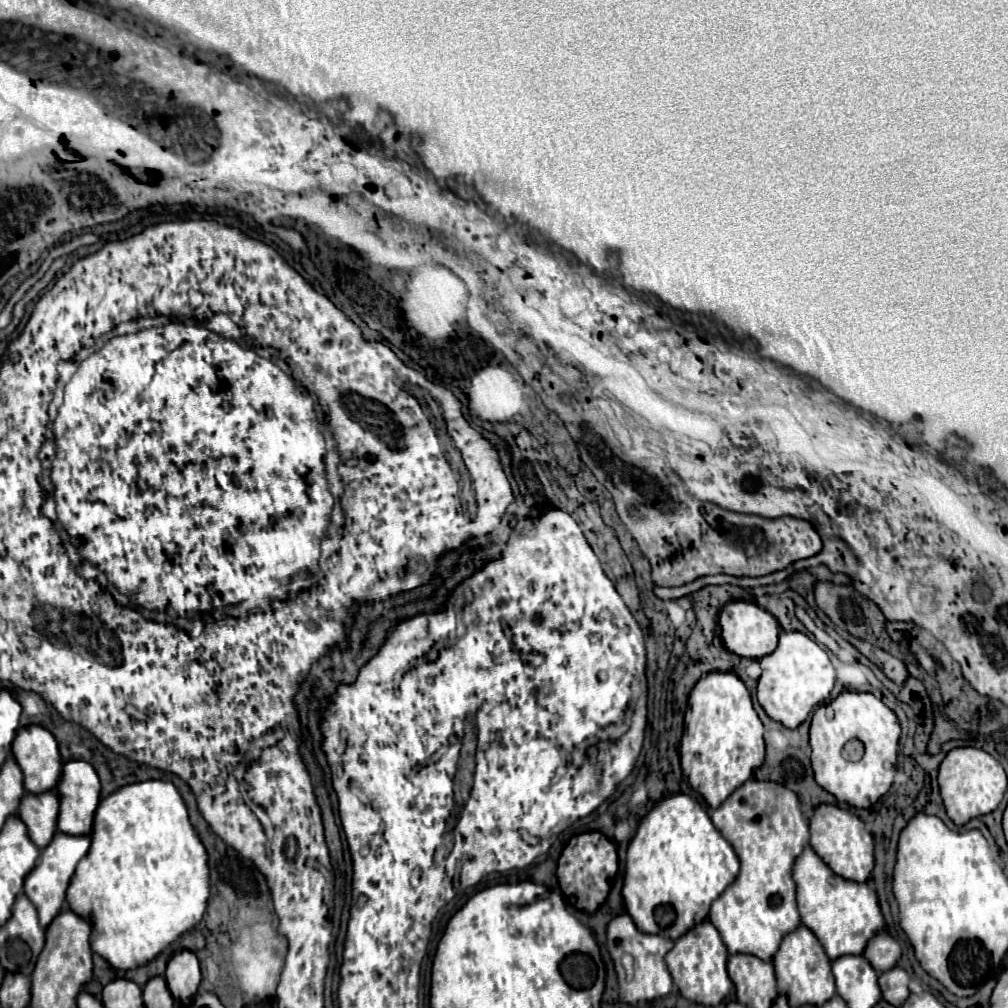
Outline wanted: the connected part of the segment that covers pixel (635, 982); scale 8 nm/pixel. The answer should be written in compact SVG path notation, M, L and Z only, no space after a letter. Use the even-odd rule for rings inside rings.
M628 914L616 916L614 920L610 920L608 924L608 952L614 960L616 966L616 974L618 974L618 992L620 992L620 1002L628 1002L630 1006L638 1006L640 1002L652 1002L658 1000L666 994L670 994L672 990L672 976L666 968L664 956L668 954L668 950L672 950L674 942L668 938L660 938L658 934L644 934L636 928L636 924L632 922L632 918ZM622 954L632 954L634 956L634 978L628 982L624 968L620 964Z

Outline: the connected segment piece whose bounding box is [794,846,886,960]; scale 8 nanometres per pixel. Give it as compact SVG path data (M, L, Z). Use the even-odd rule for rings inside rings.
M806 846L794 864L794 880L796 880L796 900L802 916L802 924L808 926L820 944L824 946L830 960L848 954L864 954L864 946L868 946L868 938L884 930L884 916L878 904L876 890L870 884L848 882L836 876L818 856Z

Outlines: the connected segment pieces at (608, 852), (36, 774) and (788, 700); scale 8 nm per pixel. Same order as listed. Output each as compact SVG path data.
M586 832L574 836L558 860L558 882L570 906L582 912L596 912L600 904L606 902L610 892L610 882L618 872L618 854L614 844L600 832Z
M42 726L20 728L12 754L24 772L24 788L32 794L54 790L62 776L62 756L54 734Z
M782 632L778 648L760 660L762 676L758 680L758 702L764 712L784 724L786 728L798 728L818 704L828 700L836 682L836 670L828 654L806 634Z

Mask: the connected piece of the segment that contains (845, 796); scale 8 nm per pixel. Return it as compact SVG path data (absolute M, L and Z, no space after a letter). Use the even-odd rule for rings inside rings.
M842 692L828 704L822 704L810 724L810 748L812 768L816 782L834 794L838 802L846 802L854 808L870 808L892 786L898 758L900 722L896 714L884 706L874 694L868 692ZM858 738L864 742L864 756L858 762L842 758L842 748L848 740Z

